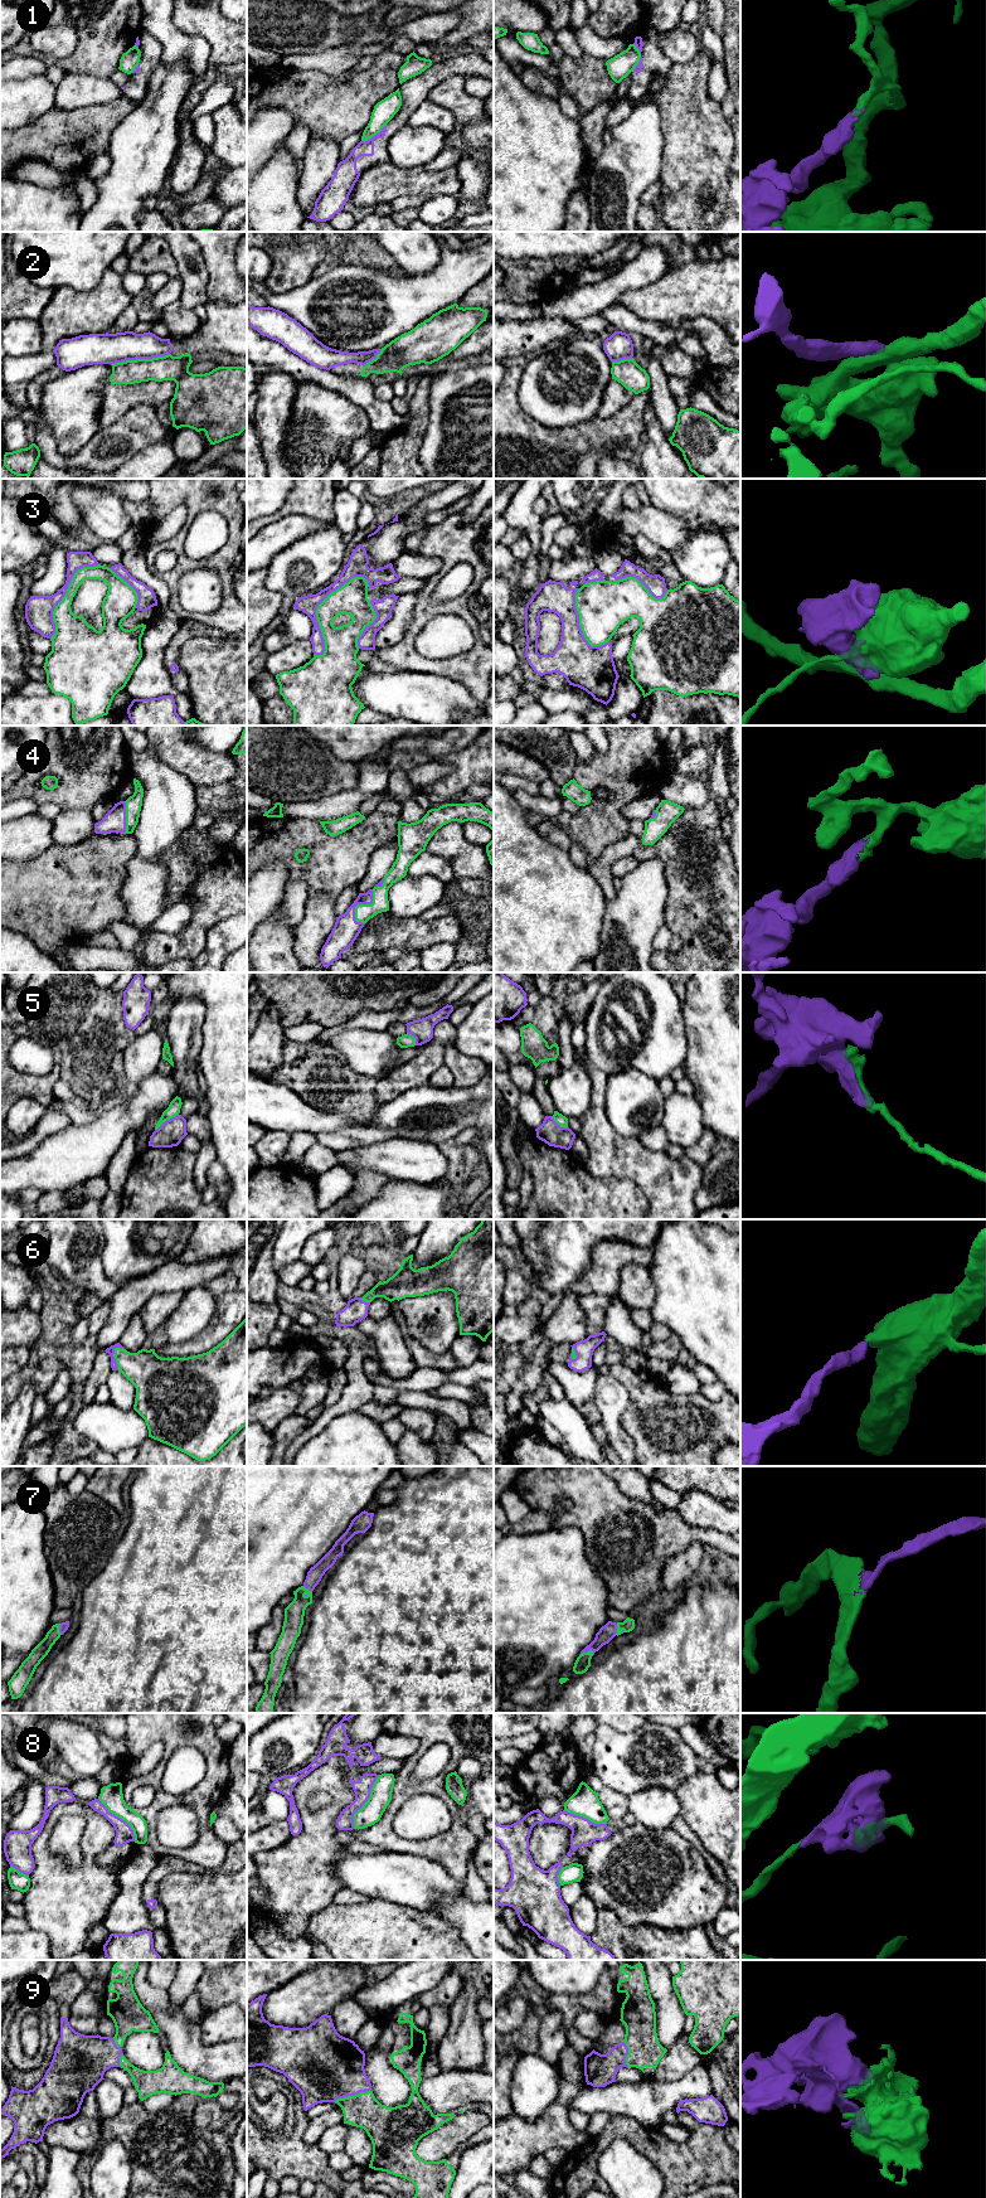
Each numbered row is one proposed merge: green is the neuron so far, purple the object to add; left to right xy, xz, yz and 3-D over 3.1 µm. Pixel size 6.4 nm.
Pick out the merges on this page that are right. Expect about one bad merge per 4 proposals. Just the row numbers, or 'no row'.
4, 6, 7, 9

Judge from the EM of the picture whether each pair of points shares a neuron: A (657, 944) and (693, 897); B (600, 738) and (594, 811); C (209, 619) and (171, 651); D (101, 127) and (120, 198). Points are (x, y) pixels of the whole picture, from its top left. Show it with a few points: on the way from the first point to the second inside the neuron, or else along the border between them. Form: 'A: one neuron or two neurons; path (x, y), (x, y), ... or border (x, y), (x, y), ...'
A: two neurons; border (665, 923), (673, 935)
B: two neurons; border (608, 738), (608, 747), (603, 752), (596, 752)
C: two neurons; border (181, 620), (198, 620), (231, 635)
D: two neurons; border (121, 121), (111, 132), (106, 153)

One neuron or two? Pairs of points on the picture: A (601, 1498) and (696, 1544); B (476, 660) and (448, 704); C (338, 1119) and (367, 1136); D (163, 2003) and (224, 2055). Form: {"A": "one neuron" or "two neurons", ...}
{"A": "two neurons", "B": "two neurons", "C": "two neurons", "D": "two neurons"}

